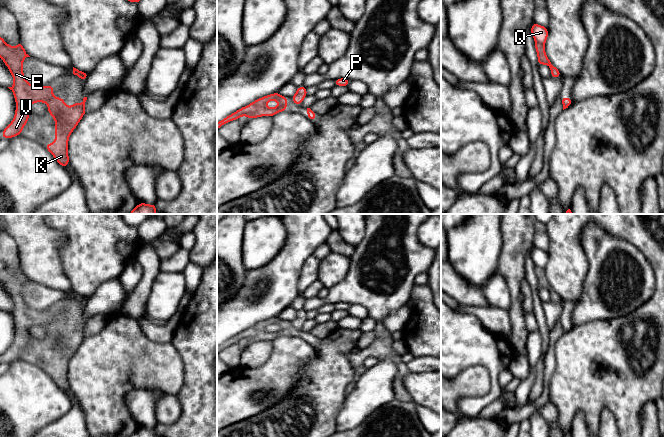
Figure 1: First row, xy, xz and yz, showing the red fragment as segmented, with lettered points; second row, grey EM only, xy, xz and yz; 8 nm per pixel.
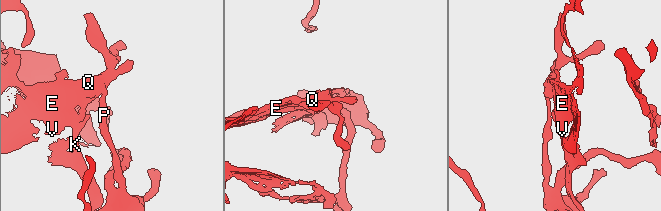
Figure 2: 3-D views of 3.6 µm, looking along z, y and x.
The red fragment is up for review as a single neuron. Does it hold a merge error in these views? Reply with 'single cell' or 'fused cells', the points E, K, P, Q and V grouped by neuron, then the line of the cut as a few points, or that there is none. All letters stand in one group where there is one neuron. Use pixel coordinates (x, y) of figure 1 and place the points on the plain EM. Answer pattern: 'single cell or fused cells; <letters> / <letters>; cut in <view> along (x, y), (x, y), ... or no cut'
single cell; E K P Q V; no cut

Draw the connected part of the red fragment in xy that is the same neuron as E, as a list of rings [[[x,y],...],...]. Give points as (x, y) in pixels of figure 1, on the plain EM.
[[[0,260],[0,282],[3,284],[4,288],[8,291],[13,303],[14,308],[12,311],[8,311],[14,318],[16,326],[15,339],[11,347],[3,354],[1,361],[6,363],[11,363],[14,360],[22,359],[22,353],[25,351],[30,337],[30,329],[32,327],[44,326],[48,329],[48,337],[55,344],[55,366],[46,368],[45,372],[53,379],[56,385],[64,392],[69,388],[68,380],[68,364],[79,348],[80,344],[85,338],[85,326],[87,321],[83,322],[81,327],[74,326],[71,331],[66,329],[66,326],[61,321],[54,321],[53,314],[54,311],[51,309],[46,309],[42,311],[36,311],[26,305],[23,298],[23,285],[26,281],[30,281],[22,270],[21,265],[18,266],[16,271],[8,269],[5,264]]]

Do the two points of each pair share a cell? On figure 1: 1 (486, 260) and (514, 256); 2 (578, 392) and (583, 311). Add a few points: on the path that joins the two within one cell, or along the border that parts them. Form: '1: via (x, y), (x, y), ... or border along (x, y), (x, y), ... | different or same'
1: border along (502, 235), (502, 246), (497, 271) | different
2: border along (605, 318), (590, 320), (572, 326) | different

